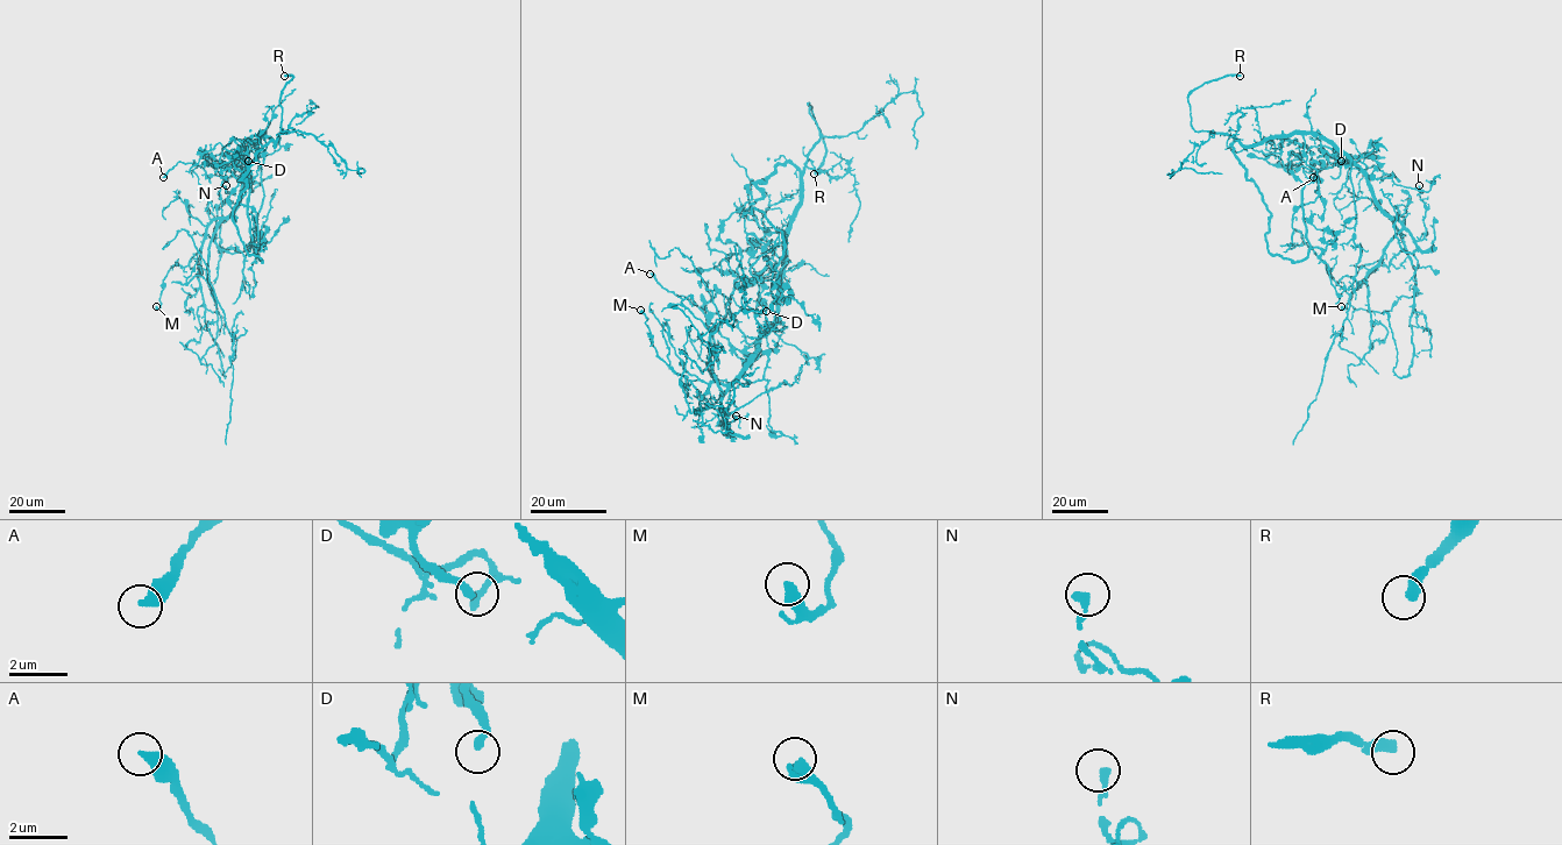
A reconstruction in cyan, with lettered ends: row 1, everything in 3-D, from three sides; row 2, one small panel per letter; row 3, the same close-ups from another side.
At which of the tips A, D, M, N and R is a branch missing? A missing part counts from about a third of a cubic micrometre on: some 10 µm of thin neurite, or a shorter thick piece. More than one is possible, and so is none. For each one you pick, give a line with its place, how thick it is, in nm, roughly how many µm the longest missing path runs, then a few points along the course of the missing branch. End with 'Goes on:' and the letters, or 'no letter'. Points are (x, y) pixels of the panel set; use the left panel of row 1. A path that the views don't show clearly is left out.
R: Place: (284, 76). Thickness 420 nm. Missing length about 15 µm. Course of what is missing: (284, 76), (278, 71), (278, 61)
Goes on: R

